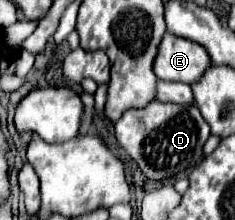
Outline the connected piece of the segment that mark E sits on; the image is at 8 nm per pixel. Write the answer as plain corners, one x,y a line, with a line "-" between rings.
166,32
154,58
154,74
158,74
160,80
192,84
210,64
210,56
204,46

